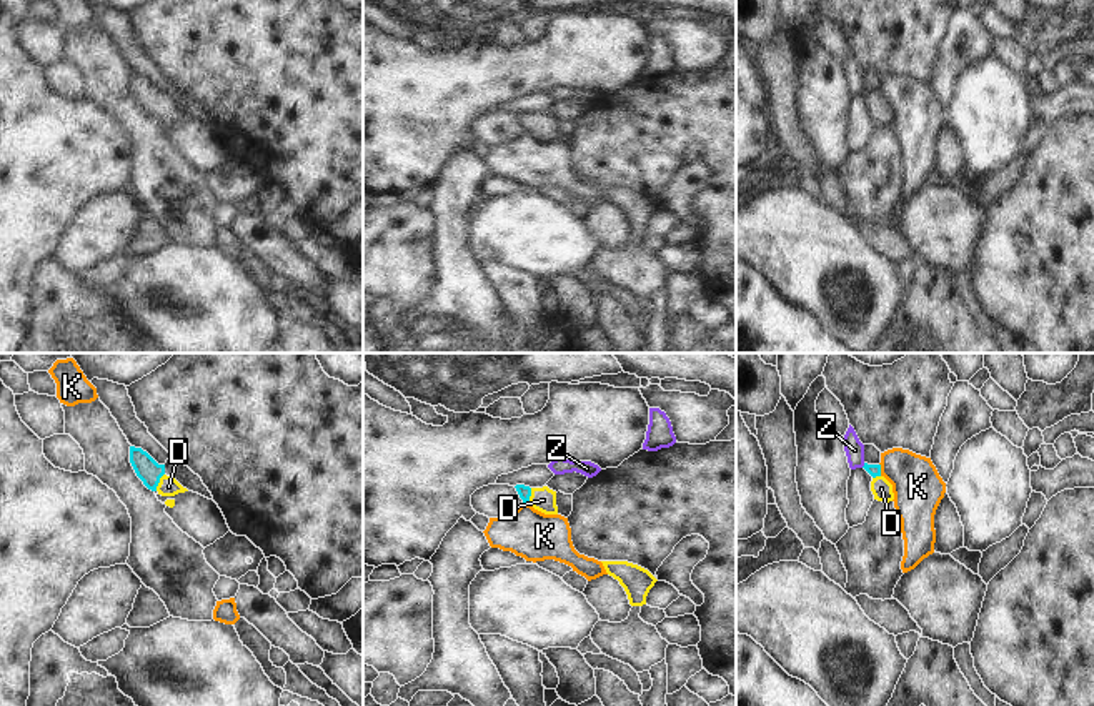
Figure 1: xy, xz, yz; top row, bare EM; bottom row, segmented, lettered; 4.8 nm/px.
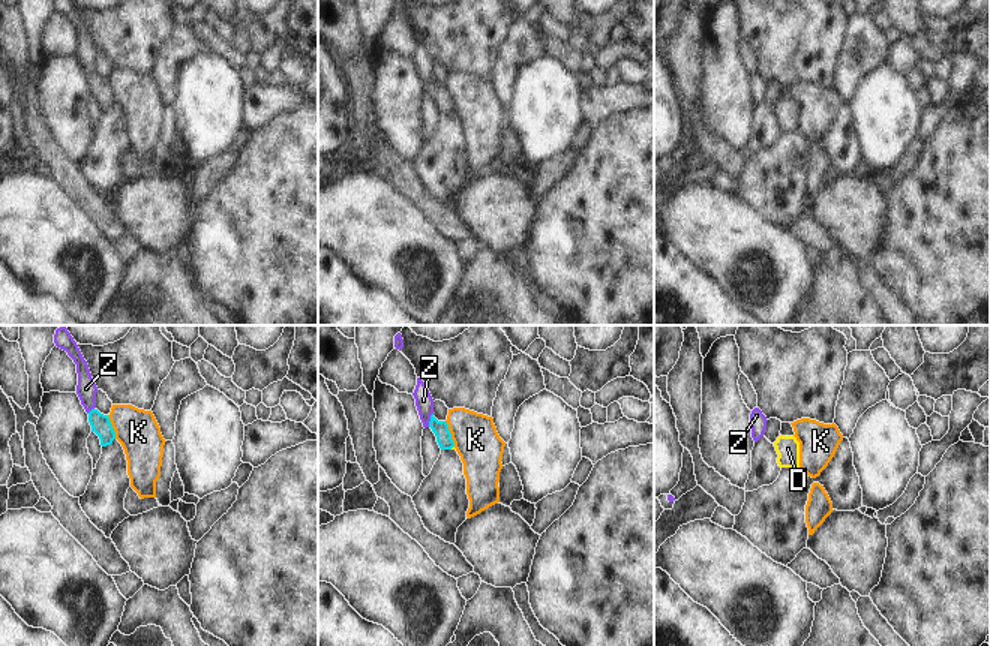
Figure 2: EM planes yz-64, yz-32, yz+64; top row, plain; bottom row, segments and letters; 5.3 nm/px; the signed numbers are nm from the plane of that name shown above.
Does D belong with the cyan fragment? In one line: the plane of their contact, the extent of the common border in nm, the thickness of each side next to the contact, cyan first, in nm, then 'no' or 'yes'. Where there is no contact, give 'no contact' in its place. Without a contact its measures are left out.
meets cyan in xy; contact 100 nm long; 110 nm thick on the cyan side, 100 nm on the other; yes

